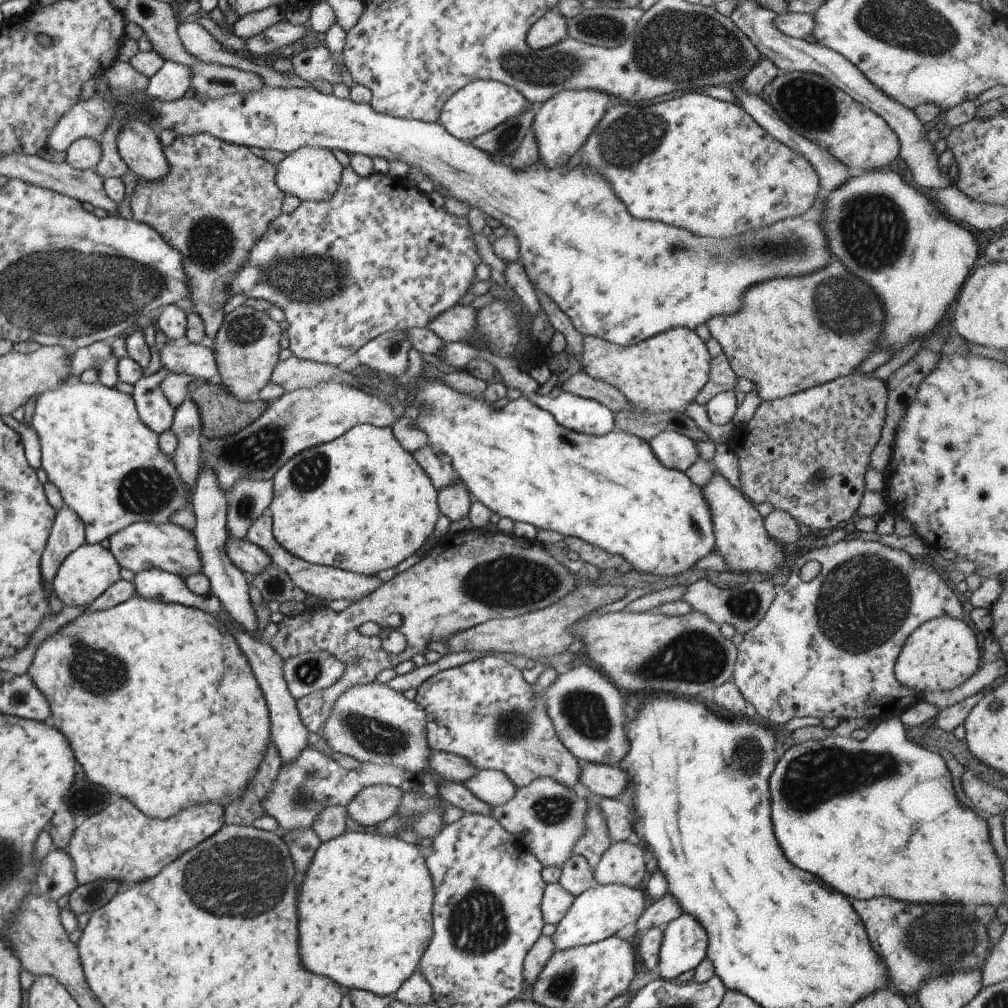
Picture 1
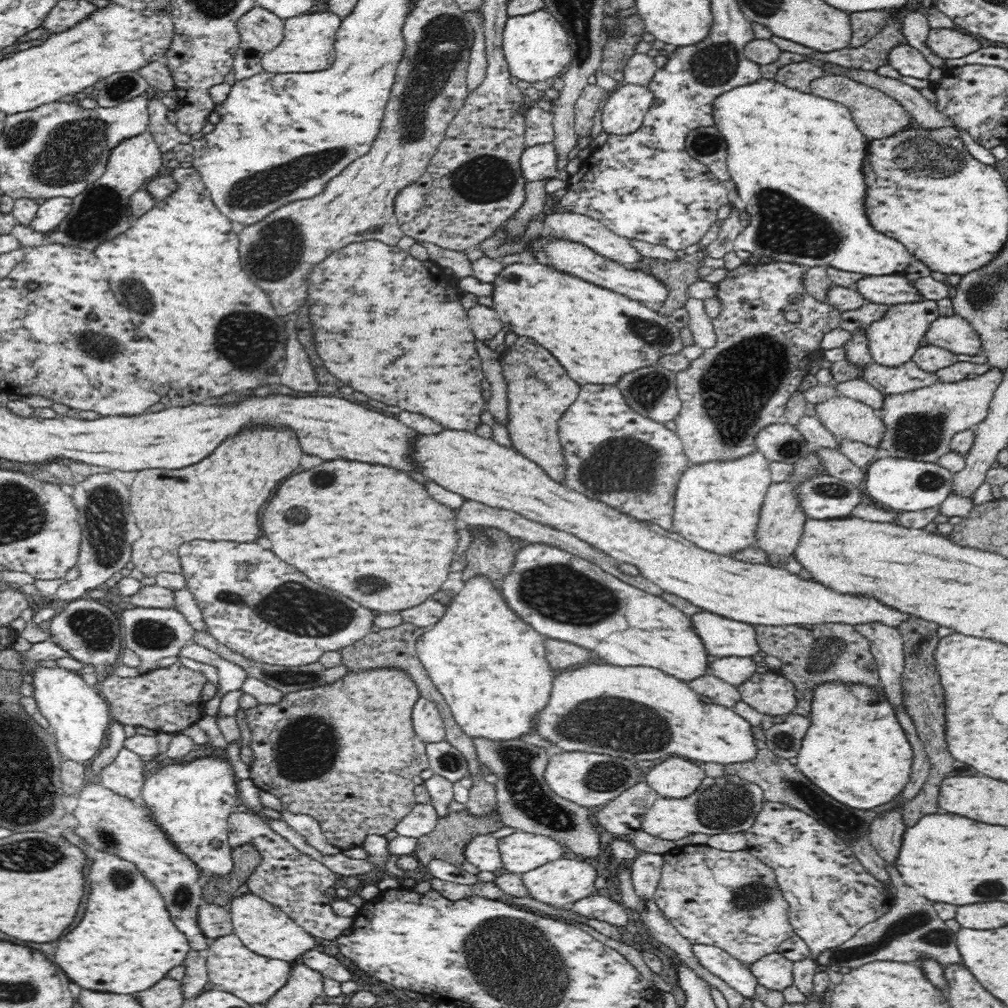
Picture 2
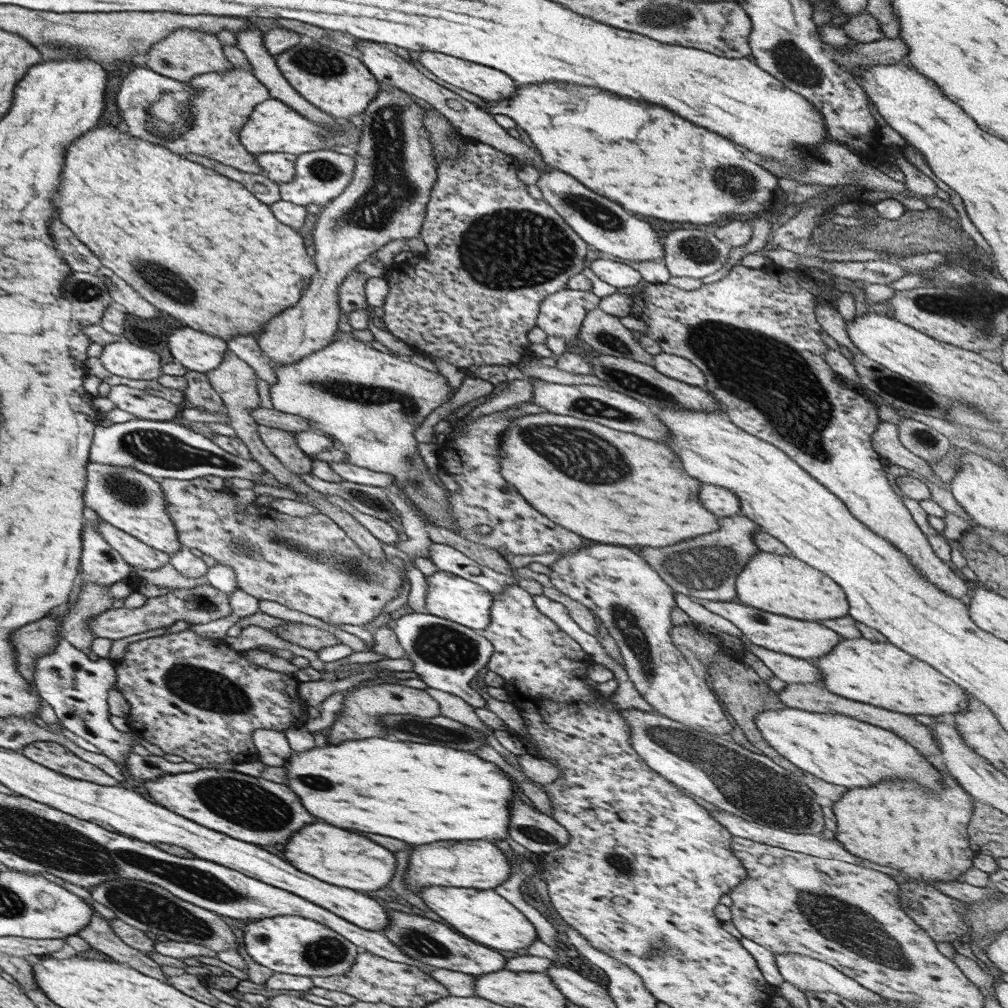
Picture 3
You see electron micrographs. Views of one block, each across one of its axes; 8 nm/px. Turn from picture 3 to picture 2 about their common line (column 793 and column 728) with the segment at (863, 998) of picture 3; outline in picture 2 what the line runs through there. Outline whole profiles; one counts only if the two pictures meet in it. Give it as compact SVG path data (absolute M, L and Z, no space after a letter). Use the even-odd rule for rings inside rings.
M698 944L693 946L692 951L708 972L714 973L745 998L755 998L759 983L749 965L714 946Z

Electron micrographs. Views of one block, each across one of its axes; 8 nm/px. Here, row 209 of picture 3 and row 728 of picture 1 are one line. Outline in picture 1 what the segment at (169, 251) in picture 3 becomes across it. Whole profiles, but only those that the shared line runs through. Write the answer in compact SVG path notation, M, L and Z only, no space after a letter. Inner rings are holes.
M131 596L129 600L125 600L125 602L121 602L121 604L117 604L117 606L113 606L113 608L109 608L109 610L97 610L97 612L83 612L83 614L79 614L76 616L71 622L67 622L64 626L61 626L56 633L52 635L50 638L45 638L37 648L35 648L35 652L33 652L33 660L31 660L31 666L27 668L27 673L29 674L29 678L31 678L31 682L33 682L33 686L45 696L45 700L47 700L47 704L49 704L49 719L48 724L55 726L57 730L67 738L67 742L69 742L69 746L73 748L73 754L75 754L75 760L81 765L81 768L89 782L93 782L93 784L97 784L97 786L103 786L109 793L117 794L119 796L123 796L123 798L127 798L141 814L145 814L147 818L155 818L155 820L167 820L167 818L171 818L171 816L175 816L175 814L179 814L183 808L189 808L189 806L197 806L197 802L211 802L211 804L215 804L217 802L217 806L221 806L222 809L231 802L231 800L235 800L235 798L241 798L243 796L243 792L245 792L245 788L247 788L247 784L251 782L251 778L255 776L255 772L257 772L257 768L259 768L259 764L261 764L261 760L263 760L263 756L265 756L265 750L267 750L267 746L272 742L270 736L270 722L269 722L269 714L267 712L267 706L265 704L265 700L263 698L263 692L261 692L261 688L259 688L259 684L257 680L255 680L255 676L253 676L253 672L251 670L251 666L247 664L247 658L243 656L243 652L239 650L239 646L235 644L235 640L233 640L233 636L231 636L231 632L225 628L225 625L219 620L219 618L214 617L212 614L207 614L207 612L203 612L202 610L197 610L196 608L191 608L188 606L181 606L180 604L163 604L163 602L159 602L159 600L145 600L145 598L141 598L140 596Z

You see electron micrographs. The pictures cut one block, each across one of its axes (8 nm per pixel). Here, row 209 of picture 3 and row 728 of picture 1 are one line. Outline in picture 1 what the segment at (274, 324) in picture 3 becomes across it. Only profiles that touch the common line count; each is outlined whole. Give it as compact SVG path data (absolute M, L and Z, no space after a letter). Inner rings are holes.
M373 681L347 688L331 706L319 732L332 752L351 756L358 762L393 764L411 774L425 772L437 778L437 773L429 770L425 762L430 750L425 740L425 722L424 710L414 700L407 700L403 693L383 682Z

